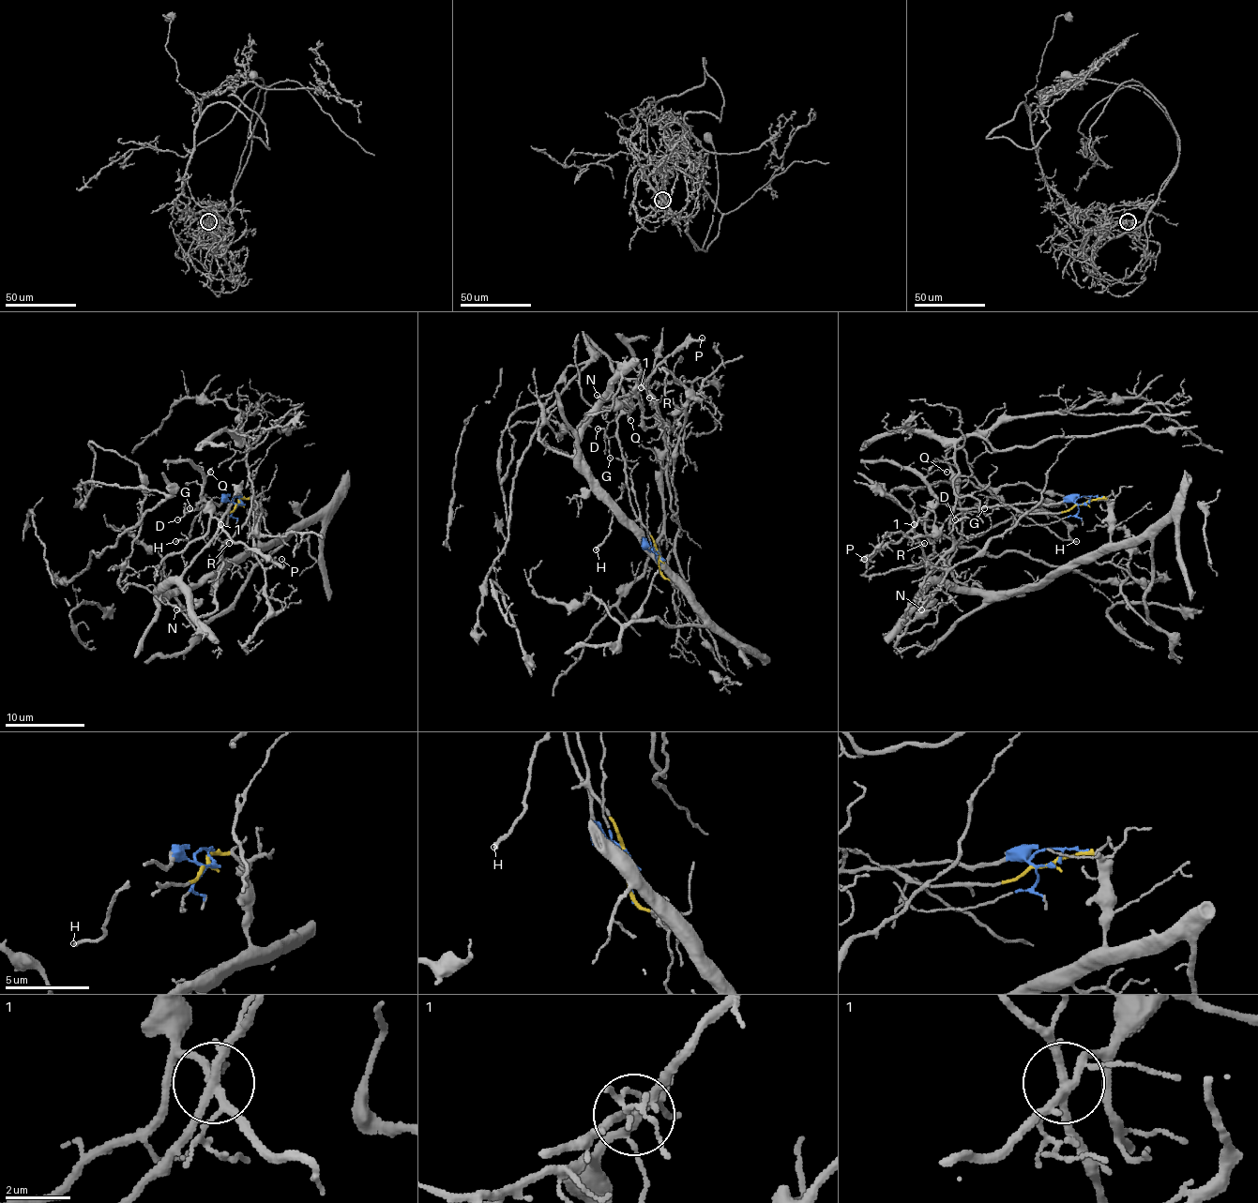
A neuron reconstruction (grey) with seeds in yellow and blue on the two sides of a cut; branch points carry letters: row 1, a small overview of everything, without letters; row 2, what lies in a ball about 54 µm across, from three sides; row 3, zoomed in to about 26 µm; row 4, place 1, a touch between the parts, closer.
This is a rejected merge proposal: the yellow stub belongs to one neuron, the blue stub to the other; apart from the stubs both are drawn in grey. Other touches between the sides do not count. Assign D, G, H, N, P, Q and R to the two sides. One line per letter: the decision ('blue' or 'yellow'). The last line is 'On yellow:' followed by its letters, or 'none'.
D: blue
G: blue
H: blue
N: yellow
P: blue
Q: blue
R: blue
On yellow: N

